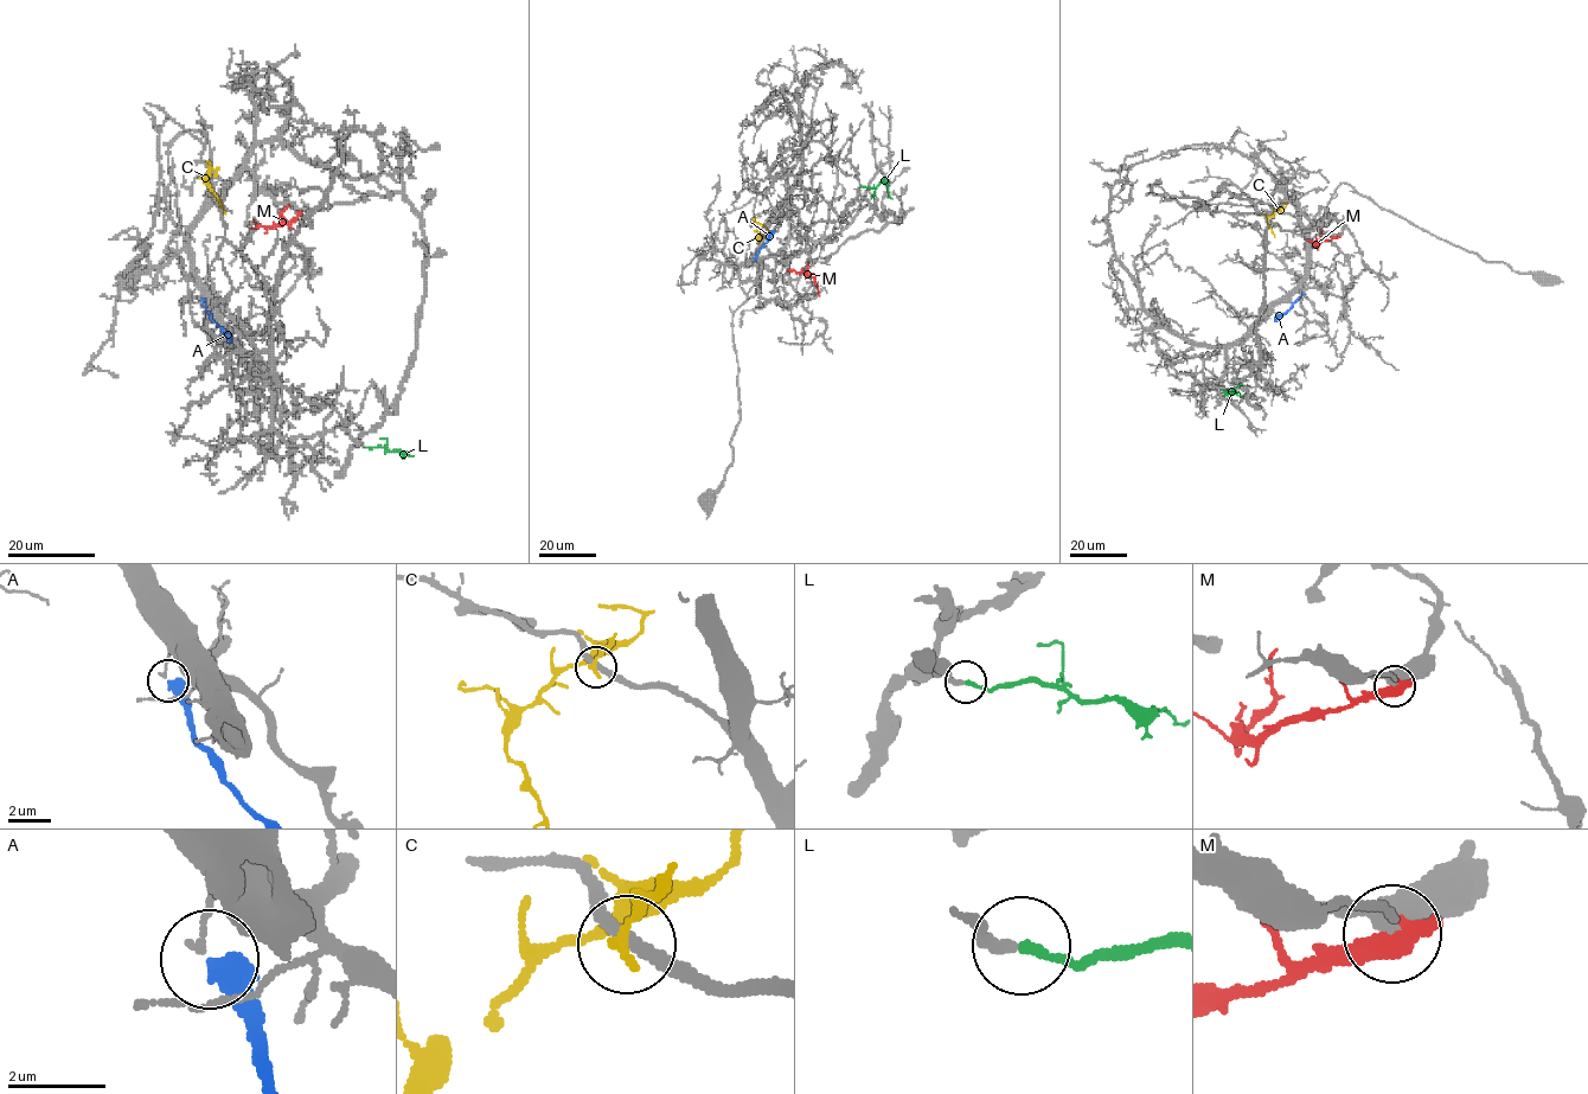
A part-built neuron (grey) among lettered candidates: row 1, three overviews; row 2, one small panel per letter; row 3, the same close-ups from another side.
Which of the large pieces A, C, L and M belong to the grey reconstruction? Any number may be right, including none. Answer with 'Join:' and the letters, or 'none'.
Join: L

